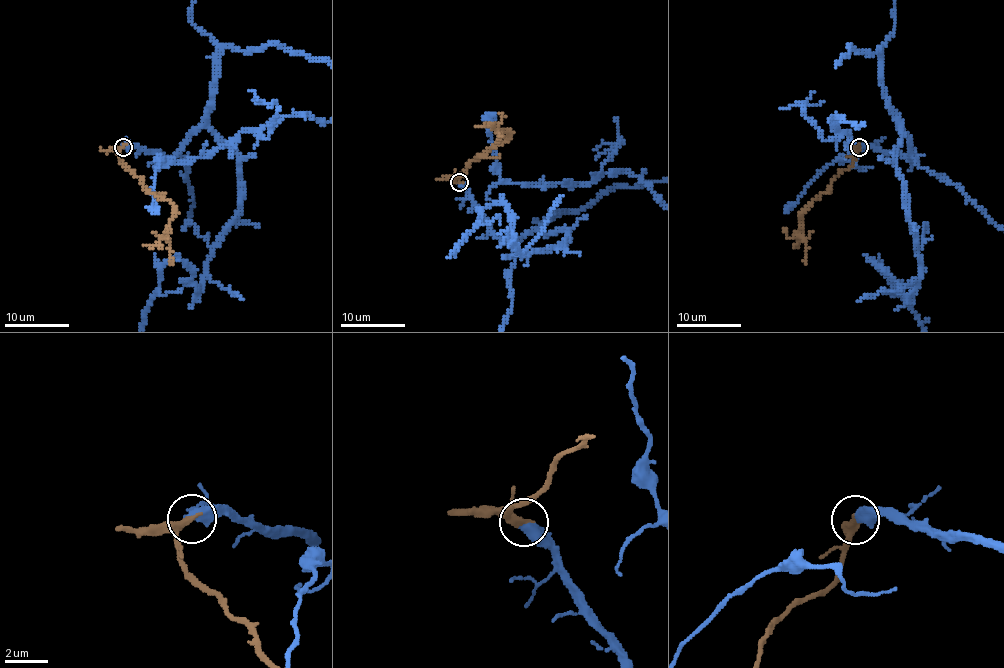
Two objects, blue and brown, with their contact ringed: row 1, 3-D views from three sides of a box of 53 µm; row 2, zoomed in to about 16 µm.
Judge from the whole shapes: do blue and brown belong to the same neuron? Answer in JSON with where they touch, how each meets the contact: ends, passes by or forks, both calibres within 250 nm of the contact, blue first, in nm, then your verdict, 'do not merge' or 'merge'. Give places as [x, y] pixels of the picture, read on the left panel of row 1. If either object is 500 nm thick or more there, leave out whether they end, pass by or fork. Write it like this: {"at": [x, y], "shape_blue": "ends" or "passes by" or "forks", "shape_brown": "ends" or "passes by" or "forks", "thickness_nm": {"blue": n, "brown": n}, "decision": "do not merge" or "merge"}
{"at": [123, 147], "thickness_nm": {"blue": 550, "brown": 280}, "decision": "merge"}

